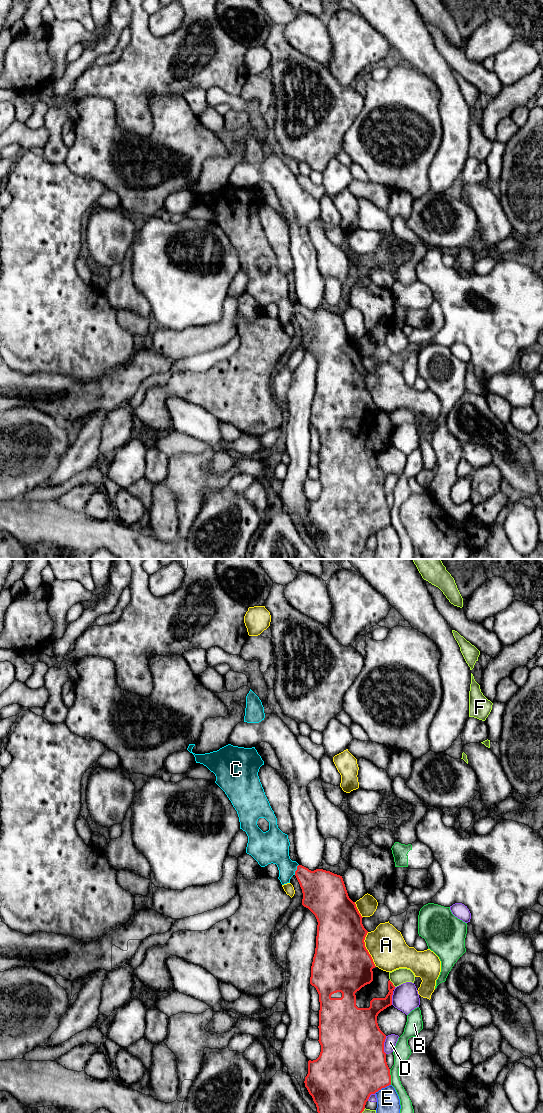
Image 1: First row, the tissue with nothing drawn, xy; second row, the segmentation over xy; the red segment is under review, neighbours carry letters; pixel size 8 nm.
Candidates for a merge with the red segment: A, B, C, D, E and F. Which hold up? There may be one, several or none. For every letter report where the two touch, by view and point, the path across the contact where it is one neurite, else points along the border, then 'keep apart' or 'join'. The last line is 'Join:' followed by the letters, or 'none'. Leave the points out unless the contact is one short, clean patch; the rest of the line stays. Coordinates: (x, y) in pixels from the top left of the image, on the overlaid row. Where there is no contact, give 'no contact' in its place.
A: xy (366, 949) | keep apart
B: xy (390, 1077) | keep apart
C: xy (297, 869) | across xy (321, 889), (309, 881), (297, 869), (274, 848) | join
D: xy (383, 1045) | keep apart
E: xy (382, 1087) | keep apart
F: xy (392, 983) | keep apart
Join: C

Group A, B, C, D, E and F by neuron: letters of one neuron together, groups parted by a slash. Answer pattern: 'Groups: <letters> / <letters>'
Groups: A / B / C / D / E / F

